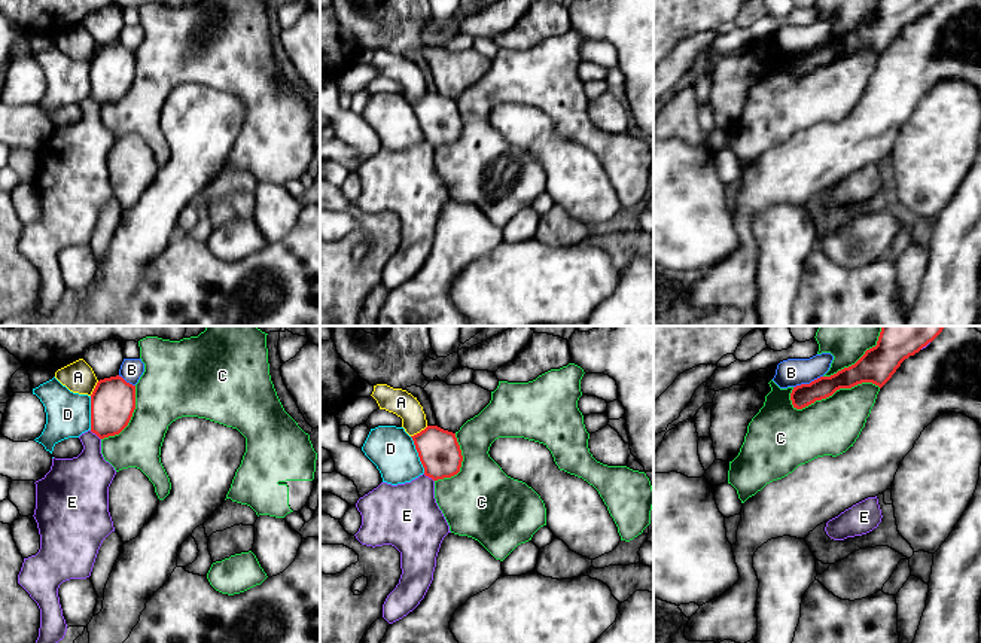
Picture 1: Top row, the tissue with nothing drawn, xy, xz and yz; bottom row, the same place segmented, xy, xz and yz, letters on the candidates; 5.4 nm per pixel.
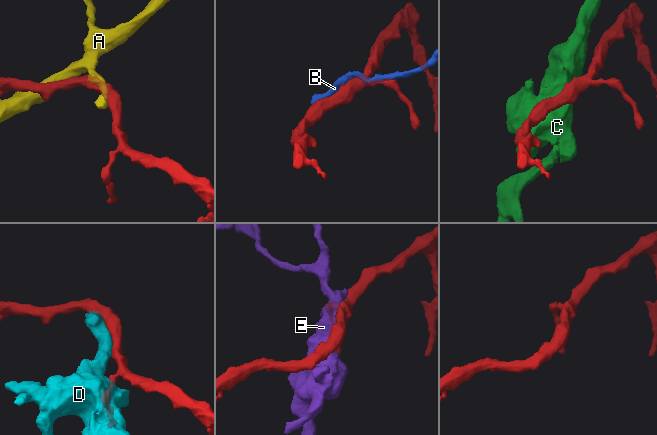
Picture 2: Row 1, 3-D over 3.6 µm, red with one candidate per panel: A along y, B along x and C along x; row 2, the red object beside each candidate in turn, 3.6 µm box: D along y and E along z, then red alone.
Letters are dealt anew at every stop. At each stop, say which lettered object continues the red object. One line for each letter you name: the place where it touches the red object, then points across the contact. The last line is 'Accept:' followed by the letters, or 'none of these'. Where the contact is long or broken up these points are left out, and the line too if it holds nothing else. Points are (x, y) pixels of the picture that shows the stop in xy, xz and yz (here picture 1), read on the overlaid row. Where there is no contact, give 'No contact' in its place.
Accept: none of these

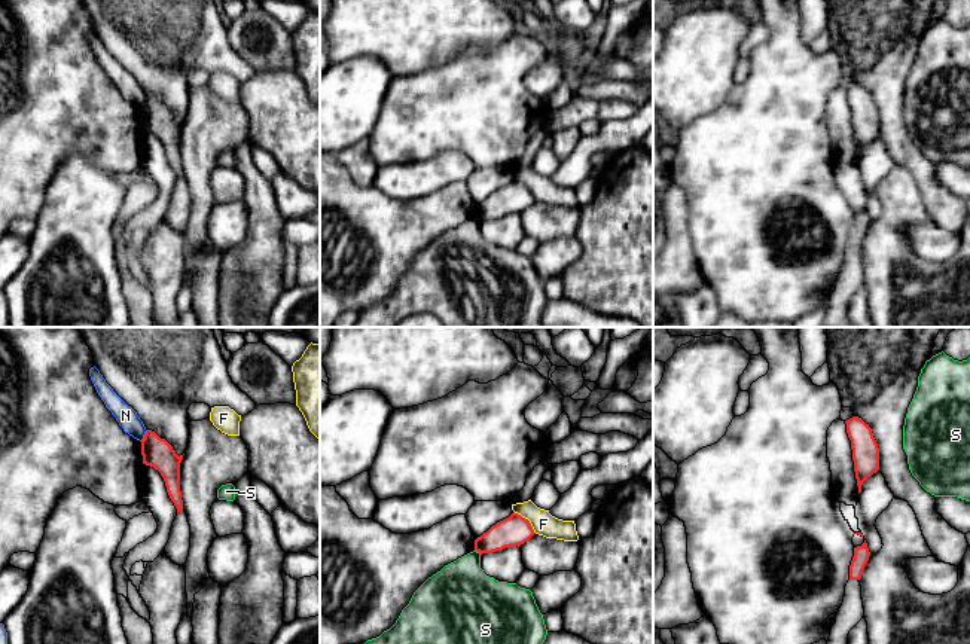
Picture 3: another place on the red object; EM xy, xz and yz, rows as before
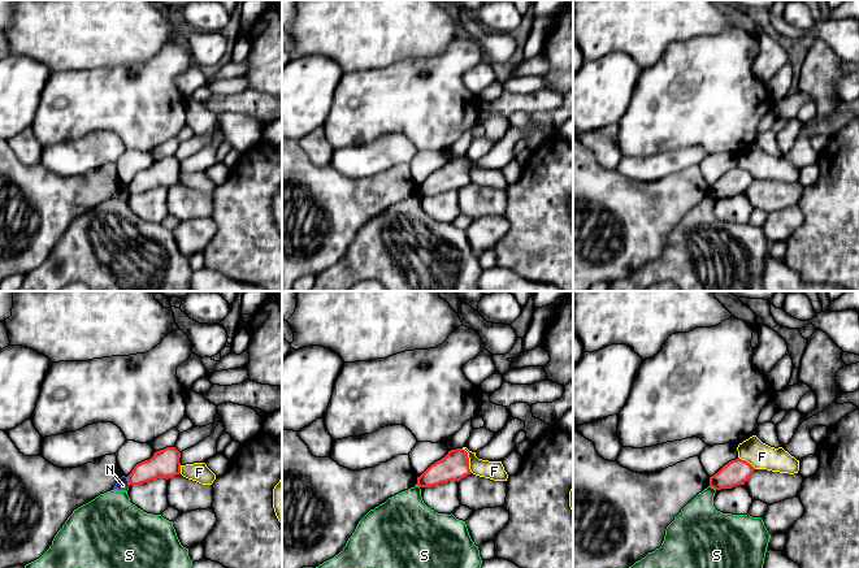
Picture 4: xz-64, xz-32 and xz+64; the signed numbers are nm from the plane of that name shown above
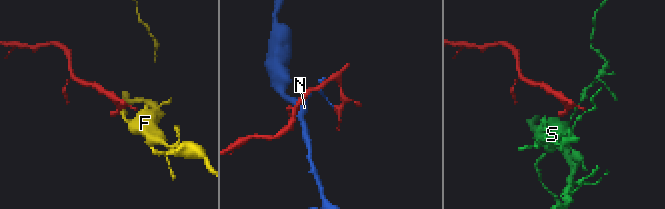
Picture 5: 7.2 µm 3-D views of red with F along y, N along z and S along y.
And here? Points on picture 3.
Accept: none of these

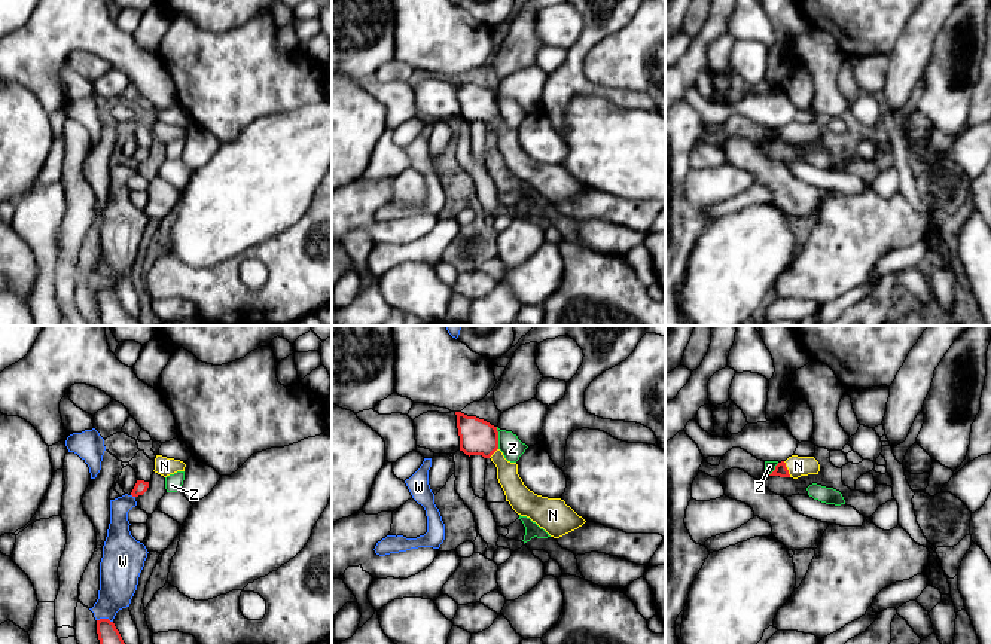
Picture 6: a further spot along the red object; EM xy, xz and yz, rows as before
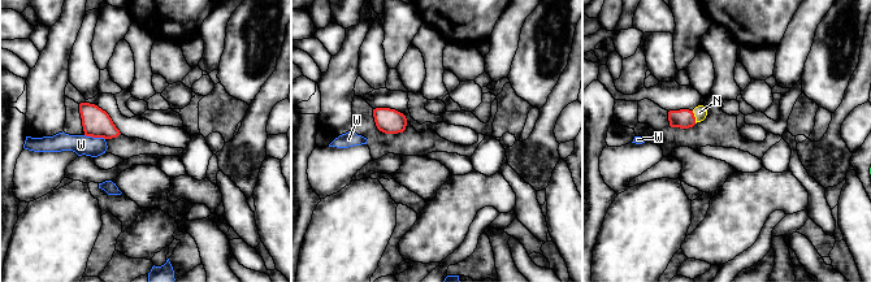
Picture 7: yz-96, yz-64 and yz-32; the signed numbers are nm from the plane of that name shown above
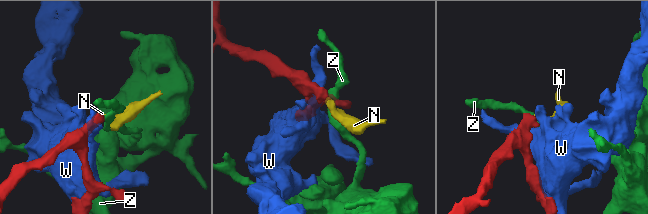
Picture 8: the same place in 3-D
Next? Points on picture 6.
N: Touches red at yz (786, 469). Path across: yz (780, 470), (786, 469), (798, 466)
Accept: N

